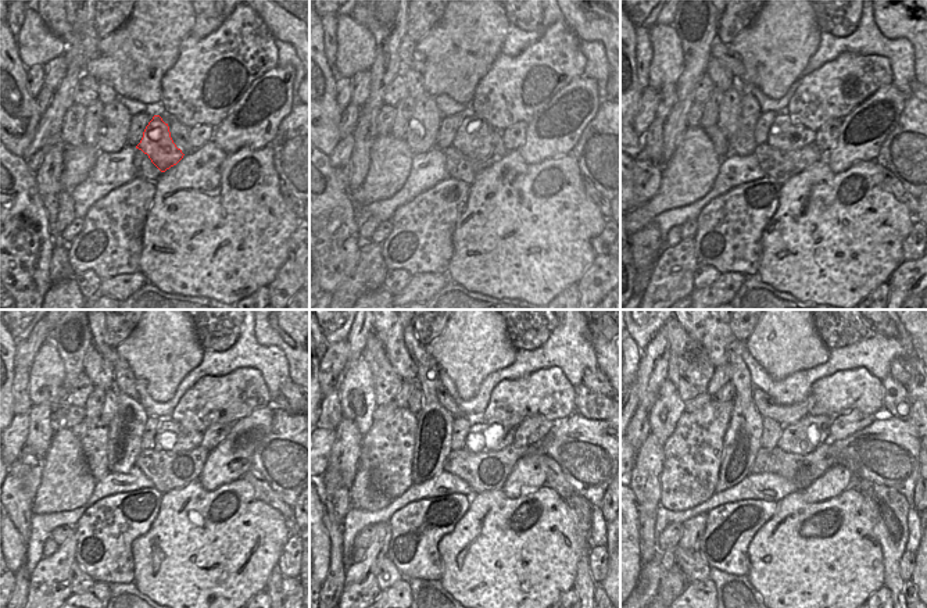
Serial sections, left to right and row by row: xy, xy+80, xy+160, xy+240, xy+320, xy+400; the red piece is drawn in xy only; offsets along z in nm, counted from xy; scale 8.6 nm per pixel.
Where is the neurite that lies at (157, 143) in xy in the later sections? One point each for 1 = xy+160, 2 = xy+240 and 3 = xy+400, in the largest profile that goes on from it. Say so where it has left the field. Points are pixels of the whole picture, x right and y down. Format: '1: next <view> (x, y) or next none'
1: next xy+160 (786, 133)
2: next xy+240 (186, 437)
3: next xy+400 (788, 442)

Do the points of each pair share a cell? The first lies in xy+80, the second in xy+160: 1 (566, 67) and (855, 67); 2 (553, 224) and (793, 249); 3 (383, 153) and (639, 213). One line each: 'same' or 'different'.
1: same
2: same
3: same

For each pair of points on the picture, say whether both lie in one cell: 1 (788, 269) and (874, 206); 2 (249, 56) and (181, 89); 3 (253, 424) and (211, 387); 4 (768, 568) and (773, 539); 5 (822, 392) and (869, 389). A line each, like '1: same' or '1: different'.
1: same
2: same
3: different
4: same
5: same

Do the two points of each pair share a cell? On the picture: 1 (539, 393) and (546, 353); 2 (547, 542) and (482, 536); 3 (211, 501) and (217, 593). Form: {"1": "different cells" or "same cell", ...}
{"1": "different cells", "2": "same cell", "3": "same cell"}

